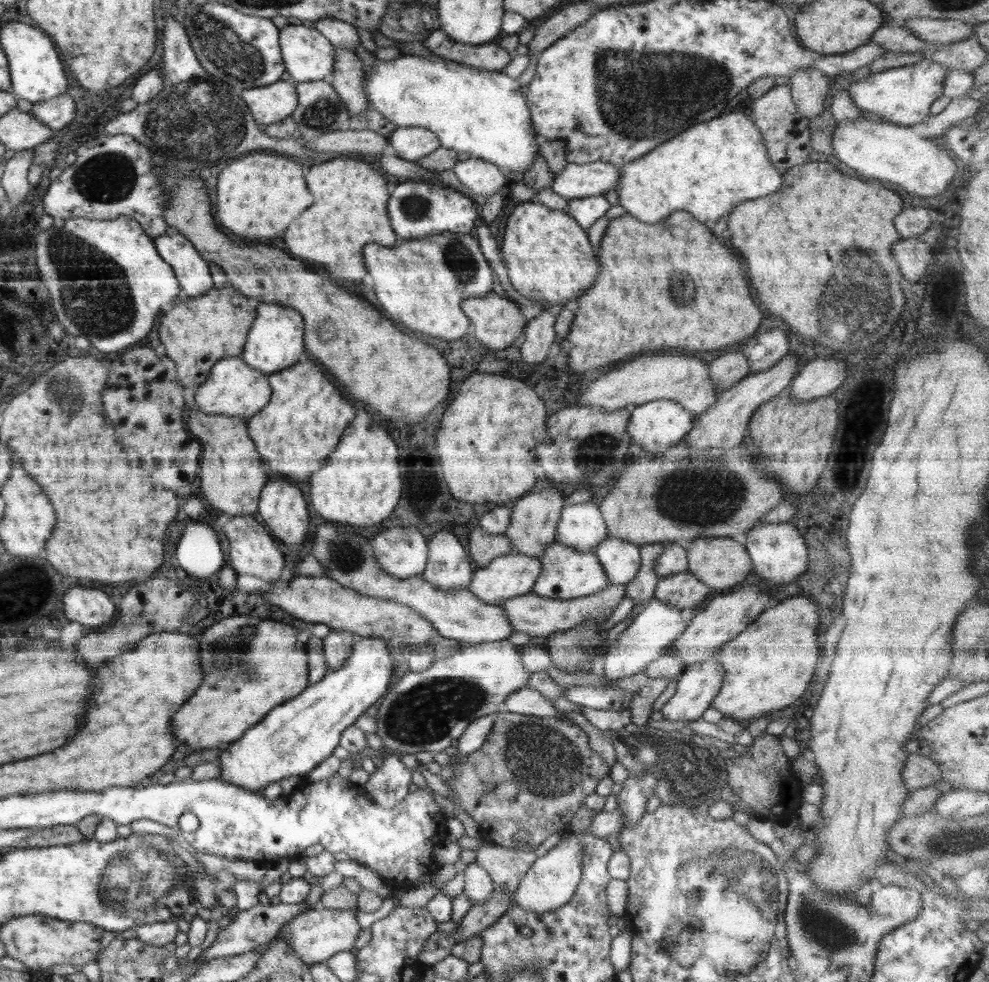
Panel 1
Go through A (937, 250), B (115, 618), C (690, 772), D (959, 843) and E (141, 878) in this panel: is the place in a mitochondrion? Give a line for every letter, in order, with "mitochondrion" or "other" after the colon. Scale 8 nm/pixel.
A: other
B: other
C: mitochondrion
D: mitochondrion
E: mitochondrion

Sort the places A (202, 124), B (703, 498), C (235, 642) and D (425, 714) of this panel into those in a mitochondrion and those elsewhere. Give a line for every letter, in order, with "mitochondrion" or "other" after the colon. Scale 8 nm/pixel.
A: mitochondrion
B: mitochondrion
C: mitochondrion
D: mitochondrion

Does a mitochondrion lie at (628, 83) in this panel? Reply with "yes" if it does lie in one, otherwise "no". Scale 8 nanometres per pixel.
yes

